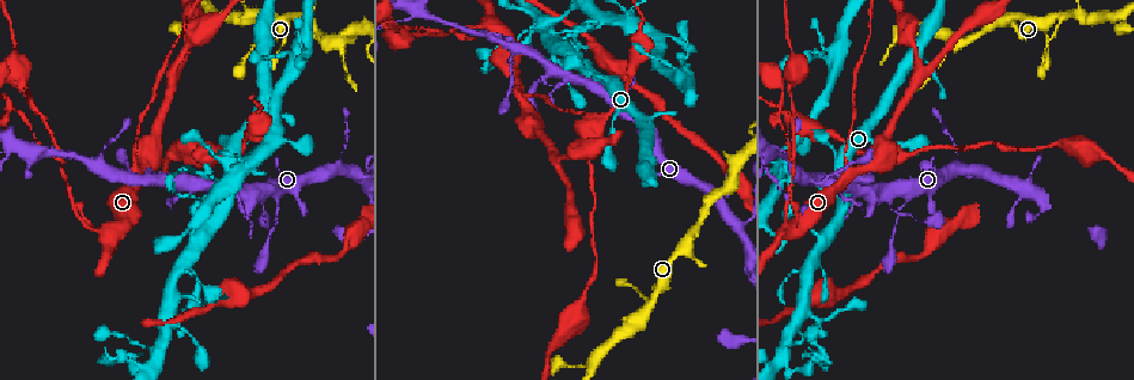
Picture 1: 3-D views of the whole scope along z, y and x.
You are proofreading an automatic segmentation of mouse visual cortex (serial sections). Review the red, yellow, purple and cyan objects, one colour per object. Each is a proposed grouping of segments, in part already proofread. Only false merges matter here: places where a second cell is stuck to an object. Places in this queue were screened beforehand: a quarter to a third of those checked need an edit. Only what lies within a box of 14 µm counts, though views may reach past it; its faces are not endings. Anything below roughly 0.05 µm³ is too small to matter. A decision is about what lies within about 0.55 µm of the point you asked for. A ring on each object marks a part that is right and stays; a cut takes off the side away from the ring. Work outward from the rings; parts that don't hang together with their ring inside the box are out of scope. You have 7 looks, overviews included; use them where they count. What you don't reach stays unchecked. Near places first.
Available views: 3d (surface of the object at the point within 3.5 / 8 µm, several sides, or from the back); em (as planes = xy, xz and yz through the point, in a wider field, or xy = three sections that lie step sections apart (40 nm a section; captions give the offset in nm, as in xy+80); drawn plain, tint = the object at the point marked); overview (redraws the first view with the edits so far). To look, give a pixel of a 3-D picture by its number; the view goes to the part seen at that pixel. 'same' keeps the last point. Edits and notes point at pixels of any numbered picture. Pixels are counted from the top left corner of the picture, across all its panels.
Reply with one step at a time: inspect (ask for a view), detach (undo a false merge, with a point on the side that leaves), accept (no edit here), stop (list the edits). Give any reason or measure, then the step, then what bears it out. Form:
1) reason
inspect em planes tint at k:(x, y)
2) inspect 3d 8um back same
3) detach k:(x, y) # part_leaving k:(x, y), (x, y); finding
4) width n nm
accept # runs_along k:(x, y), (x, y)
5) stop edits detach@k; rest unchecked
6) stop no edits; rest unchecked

calibre changes
inspect 3d 3.5um at 1:(204, 286)

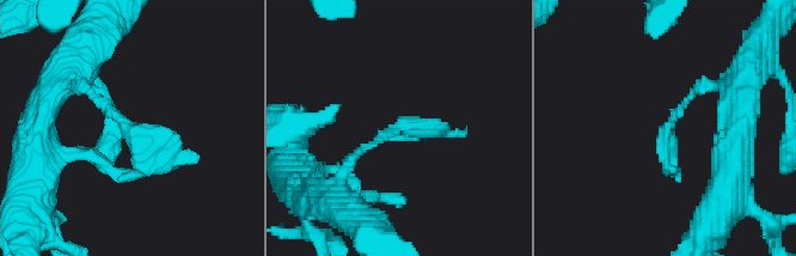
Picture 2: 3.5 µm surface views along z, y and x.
now the EM
inspect em xy step 2 tint at 2:(667, 124)

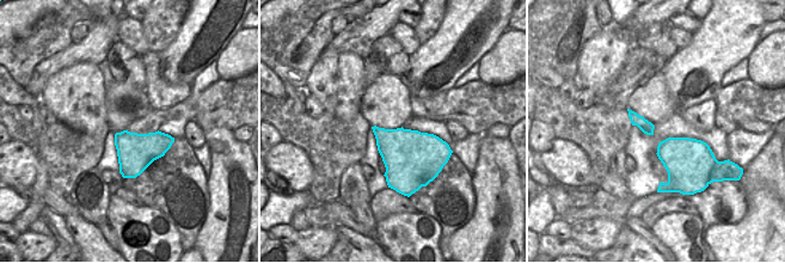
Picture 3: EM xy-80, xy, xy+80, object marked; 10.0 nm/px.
inspect em xy step 5 tint same

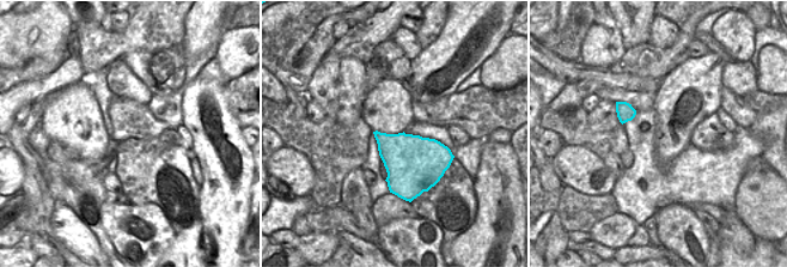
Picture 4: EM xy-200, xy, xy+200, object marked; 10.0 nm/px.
accept # runs_along 2:(75, 84), (141, 139), (196, 157); continuous, no second cell

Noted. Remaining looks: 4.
branch point
inspect 3d 3.5um back at 1:(851, 171)

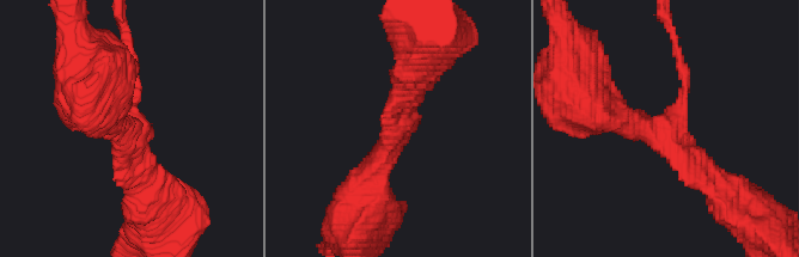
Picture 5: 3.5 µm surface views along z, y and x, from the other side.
now the EM
inspect em xy step 5 tint at 5:(668, 130)

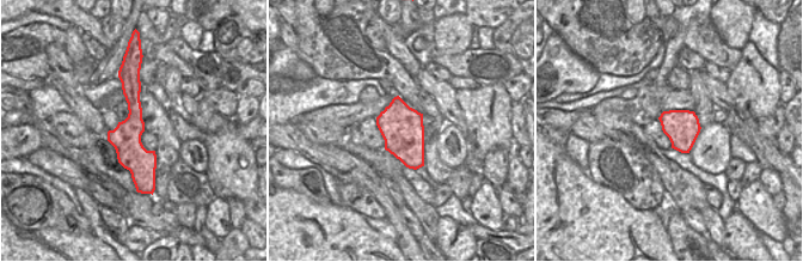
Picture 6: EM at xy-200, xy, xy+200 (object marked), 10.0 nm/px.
arms 3
accept # runs_along 5:(719, 184), (666, 129), (599, 111); one cell here

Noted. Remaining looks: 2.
thin neck
inspect 3d 3.5um at 1:(808, 355)

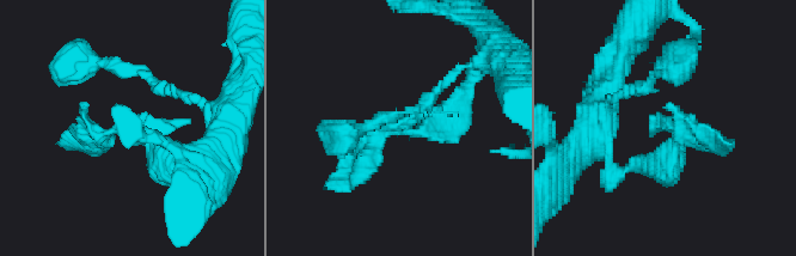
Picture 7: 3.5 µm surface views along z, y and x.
inspect em xy step 2 tint at 7:(401, 130)

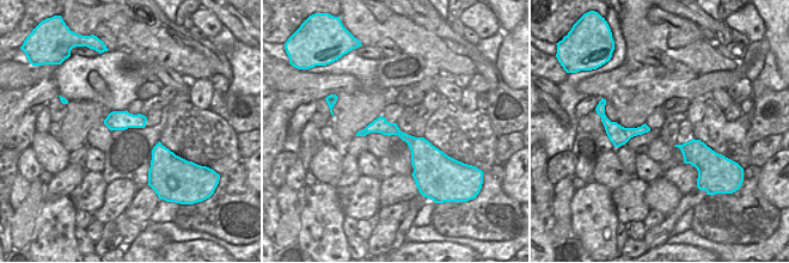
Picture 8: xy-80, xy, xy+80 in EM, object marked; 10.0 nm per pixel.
width 150 nm
detach 7:(105, 146) # border 8:(410, 135), (405, 141); two cells meet here

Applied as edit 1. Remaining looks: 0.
stop edits detach@7; rest unchecked

